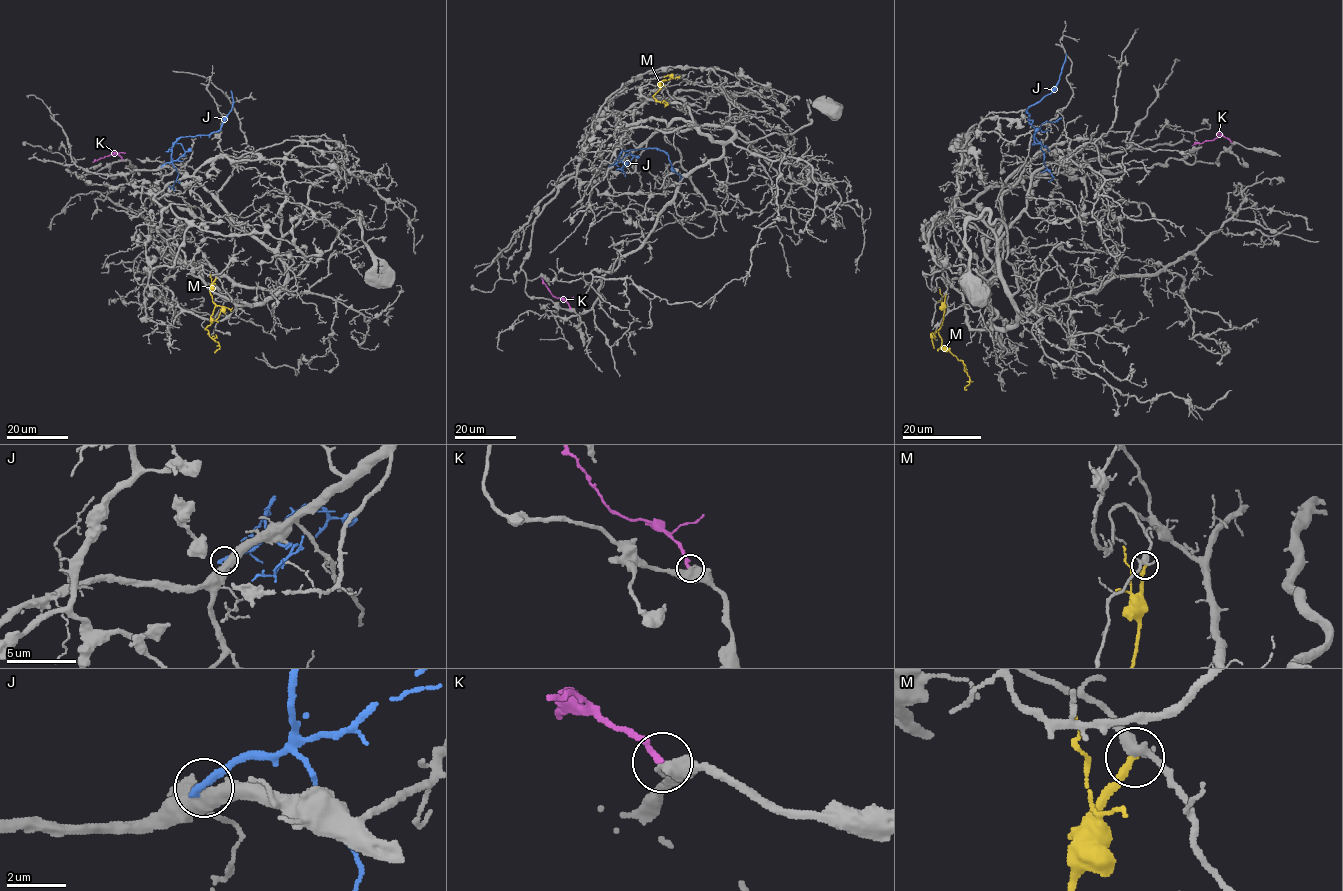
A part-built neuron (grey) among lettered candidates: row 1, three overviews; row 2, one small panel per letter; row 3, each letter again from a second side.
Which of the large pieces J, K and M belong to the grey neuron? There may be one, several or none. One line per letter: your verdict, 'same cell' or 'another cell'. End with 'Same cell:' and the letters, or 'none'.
J: another cell
K: another cell
M: another cell
Same cell: none

